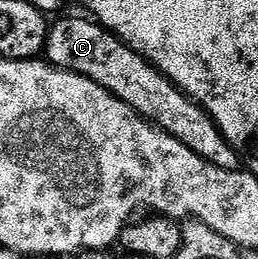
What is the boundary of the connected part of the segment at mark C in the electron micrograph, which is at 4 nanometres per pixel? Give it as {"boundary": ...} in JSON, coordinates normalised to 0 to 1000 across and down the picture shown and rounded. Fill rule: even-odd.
{"boundary":[[[233,62],[233,81],[217,97],[209,85],[186,108],[174,193],[186,251],[217,251],[225,266],[353,305],[360,320],[469,382],[469,398],[508,413],[554,463],[585,471],[671,537],[717,552],[717,568],[733,568],[748,598],[779,598],[795,629],[826,629],[826,645],[857,645],[872,660],[915,660],[930,649],[926,595],[899,575],[826,459],[760,390],[713,367],[636,282],[593,263],[531,201],[519,174],[492,174],[461,143],[442,143],[349,62],[318,62]]]}

